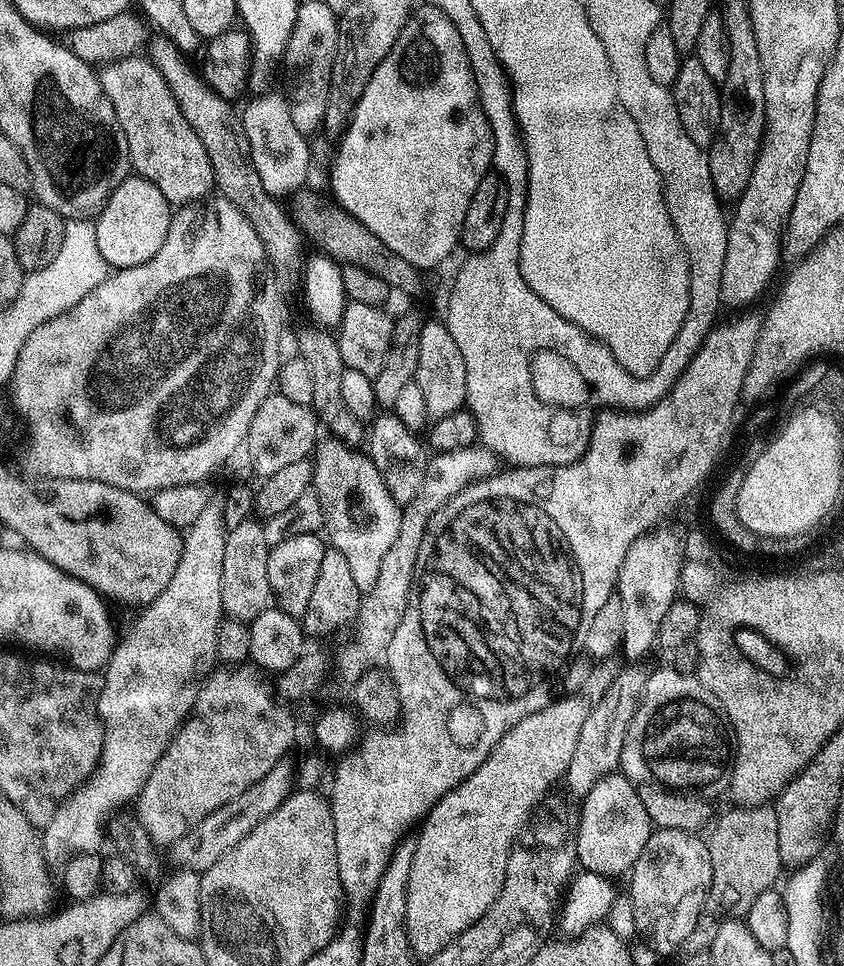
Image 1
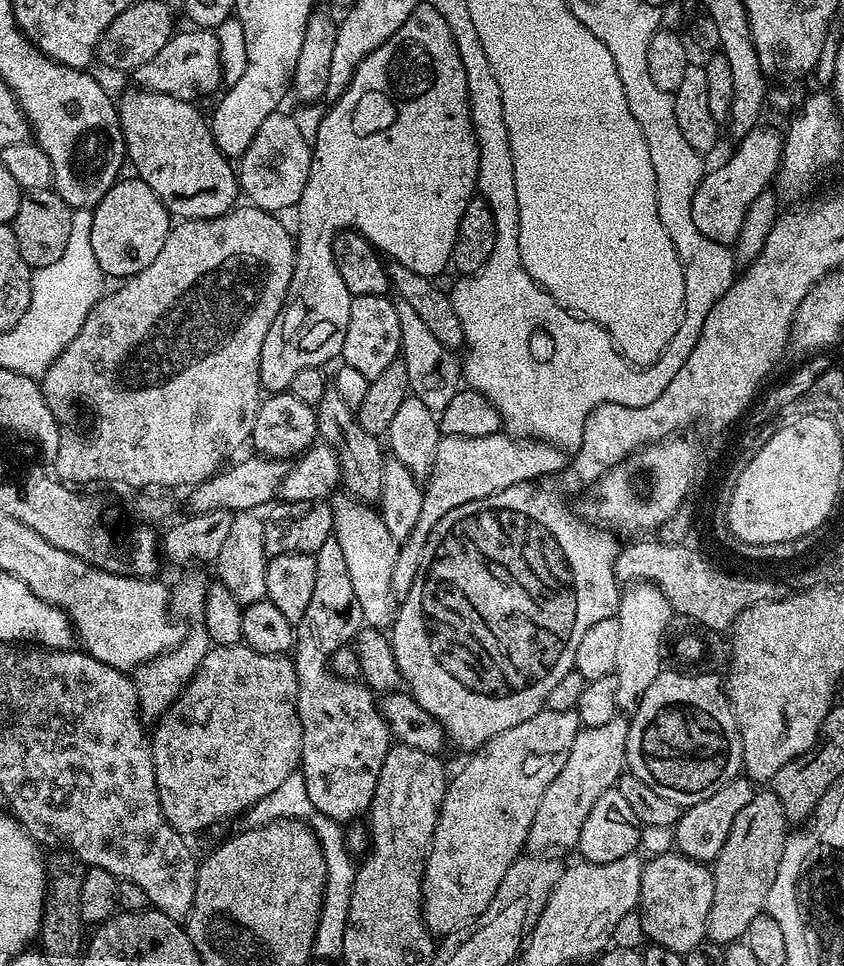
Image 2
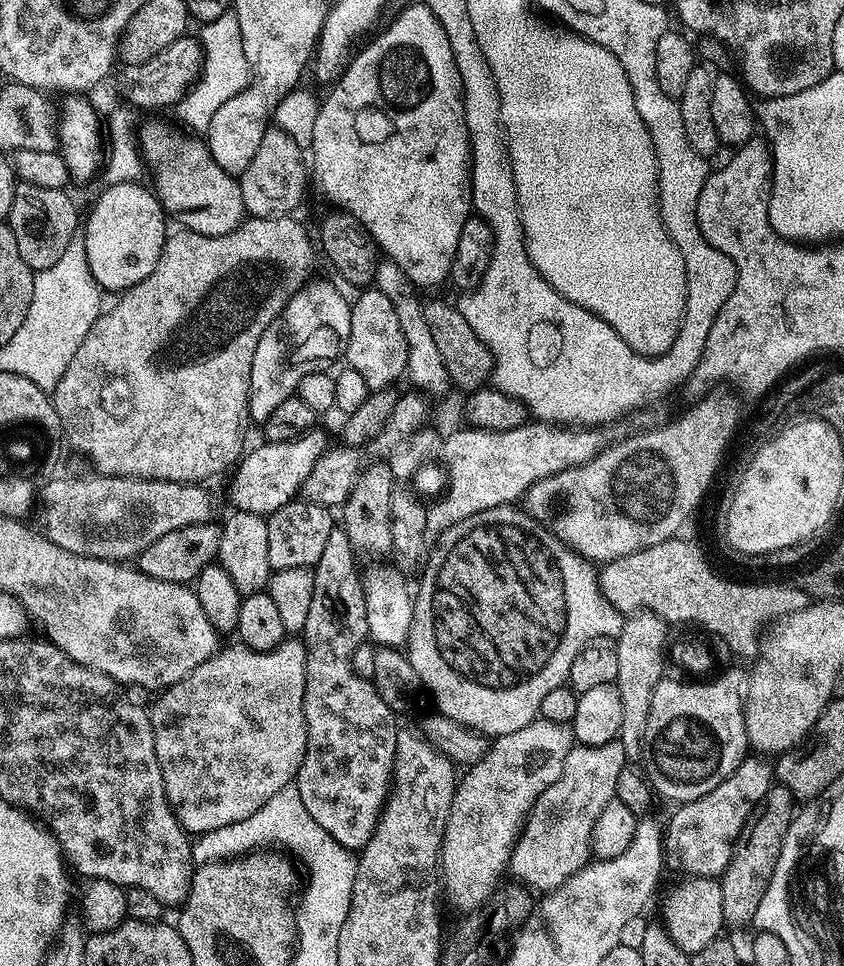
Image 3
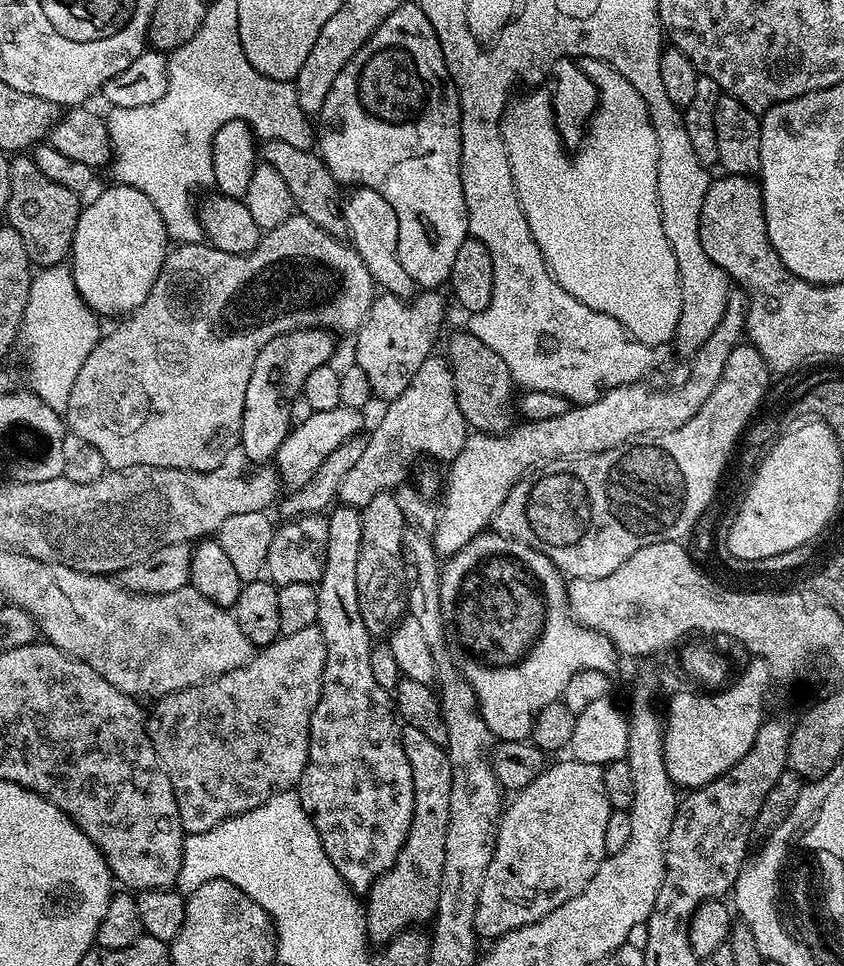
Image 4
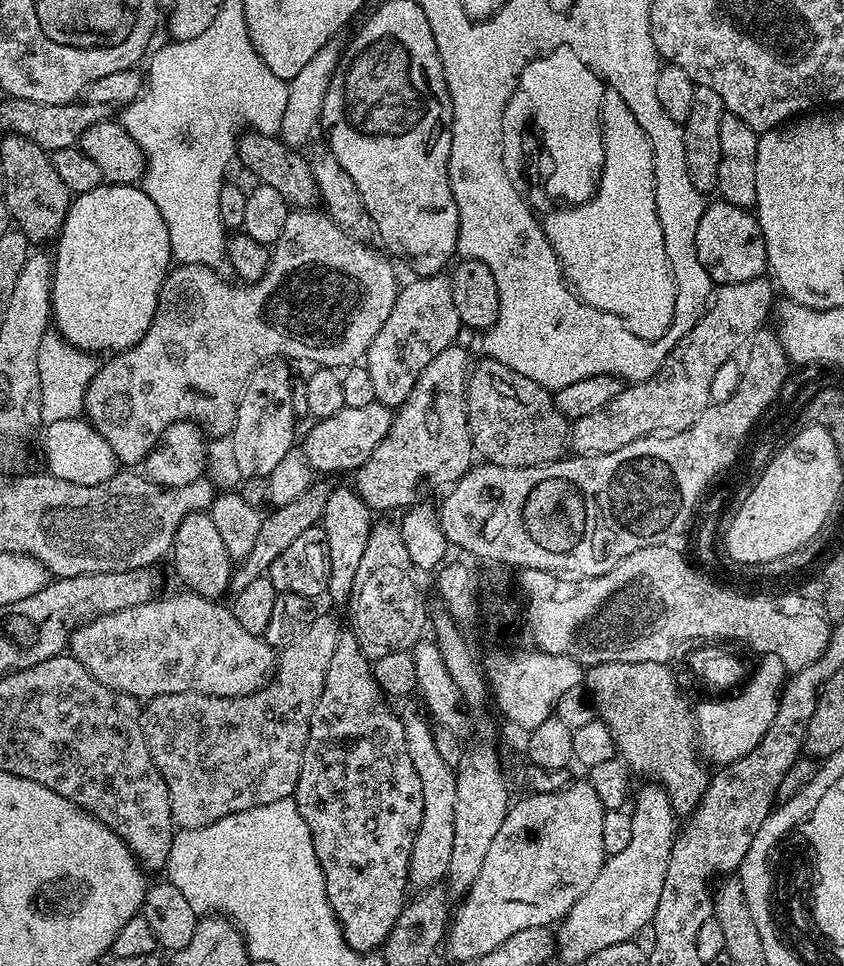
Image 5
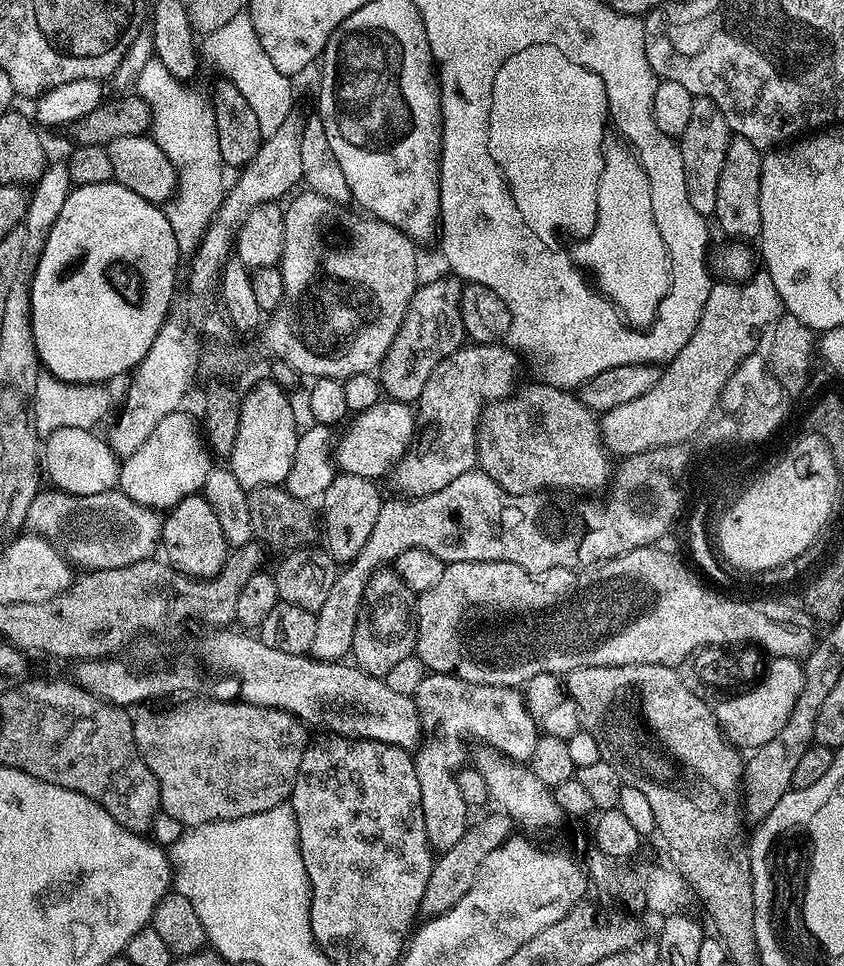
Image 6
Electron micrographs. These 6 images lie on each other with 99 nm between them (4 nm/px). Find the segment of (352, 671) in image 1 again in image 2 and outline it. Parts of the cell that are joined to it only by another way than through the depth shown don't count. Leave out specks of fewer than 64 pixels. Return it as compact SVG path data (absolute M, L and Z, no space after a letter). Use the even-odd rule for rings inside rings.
M497 434L486 438L441 435L436 460L426 480L418 522L414 525L414 530L410 530L410 538L406 538L400 544L398 562L394 562L393 592L407 594L410 586L414 586L414 578L420 569L426 538L430 538L432 528L438 526L438 522L446 518L450 510L458 506L466 506L466 502L471 500L481 500L490 494L498 494L515 484L526 484L548 478L544 476L552 476L563 468L565 471L565 449L555 448L553 444L546 444L542 440L513 439L508 434Z

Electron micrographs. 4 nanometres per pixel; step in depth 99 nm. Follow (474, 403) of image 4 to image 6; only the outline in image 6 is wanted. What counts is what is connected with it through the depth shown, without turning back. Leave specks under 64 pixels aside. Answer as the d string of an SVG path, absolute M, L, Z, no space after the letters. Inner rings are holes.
M535 383L525 388L517 387L511 394L485 403L480 413L480 424L476 428L476 462L479 471L497 480L502 488L516 496L524 492L560 488L603 489L610 478L610 456L600 442L597 417L580 401L579 395L552 384Z

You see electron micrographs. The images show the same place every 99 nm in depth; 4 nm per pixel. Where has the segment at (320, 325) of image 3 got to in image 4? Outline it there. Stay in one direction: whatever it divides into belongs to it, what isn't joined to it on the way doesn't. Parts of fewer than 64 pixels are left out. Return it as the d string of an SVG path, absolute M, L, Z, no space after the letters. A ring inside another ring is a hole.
M297 330L275 336L262 346L258 358L254 358L254 370L250 370L250 383L246 385L238 448L256 466L267 465L292 431L292 402L304 391L306 374L310 374L312 368L329 363L332 339L333 333L328 330Z

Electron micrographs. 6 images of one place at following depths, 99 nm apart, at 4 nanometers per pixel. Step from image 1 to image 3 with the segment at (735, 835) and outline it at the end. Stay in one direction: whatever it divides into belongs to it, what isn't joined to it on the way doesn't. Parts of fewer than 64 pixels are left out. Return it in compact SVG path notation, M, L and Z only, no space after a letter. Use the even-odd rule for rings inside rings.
M776 782L748 816L742 834L733 845L732 858L727 864L727 869L720 877L723 916L727 925L747 925L752 920L754 911L762 900L762 894L765 893L768 880L773 874L773 867L781 852L781 842L795 816L795 809L796 799L792 791L784 784Z

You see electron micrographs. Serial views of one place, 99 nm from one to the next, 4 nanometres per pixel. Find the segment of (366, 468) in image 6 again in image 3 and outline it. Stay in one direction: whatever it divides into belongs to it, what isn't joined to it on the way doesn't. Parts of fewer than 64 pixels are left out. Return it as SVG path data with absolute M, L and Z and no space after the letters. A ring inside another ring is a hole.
M313 426L298 438L286 442L263 442L235 465L232 476L232 508L237 512L253 512L267 517L274 510L297 499L306 482L306 474L314 470L314 462L329 447L330 441L320 426Z

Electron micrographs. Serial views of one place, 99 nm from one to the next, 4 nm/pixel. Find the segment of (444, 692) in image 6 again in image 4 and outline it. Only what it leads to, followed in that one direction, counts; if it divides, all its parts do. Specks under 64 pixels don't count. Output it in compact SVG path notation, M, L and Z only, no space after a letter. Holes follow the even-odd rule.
M401 727L400 737L410 762L414 778L414 818L410 830L394 866L378 877L368 889L366 899L367 939L376 946L383 946L393 940L397 934L413 926L424 926L435 917L438 906L438 890L442 882L442 866L446 862L446 830L450 822L450 762L448 753L443 747L435 745L426 738L422 731Z

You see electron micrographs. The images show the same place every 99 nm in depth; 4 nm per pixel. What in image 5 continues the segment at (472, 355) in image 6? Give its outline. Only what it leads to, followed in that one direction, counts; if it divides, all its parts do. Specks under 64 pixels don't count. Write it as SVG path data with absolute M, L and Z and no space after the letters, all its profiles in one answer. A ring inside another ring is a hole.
M460 347L442 350L422 370L406 402L395 409L386 438L378 442L374 454L355 473L356 493L373 513L407 509L417 503L420 484L455 484L473 467L474 449L466 410L470 359L467 350Z

